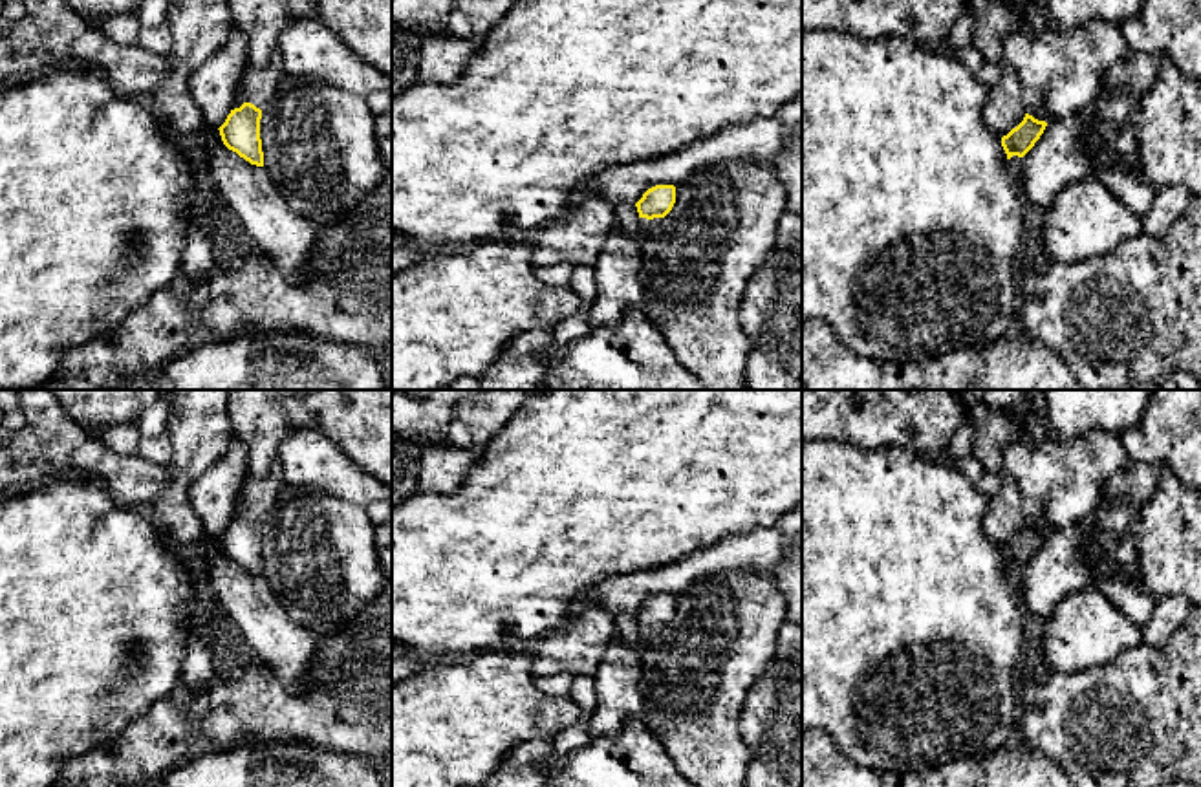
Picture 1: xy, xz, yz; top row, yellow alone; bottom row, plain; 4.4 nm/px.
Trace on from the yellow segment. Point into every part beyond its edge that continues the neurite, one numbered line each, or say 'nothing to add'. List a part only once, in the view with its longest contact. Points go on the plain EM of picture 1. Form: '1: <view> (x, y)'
1: xy (257, 495)

